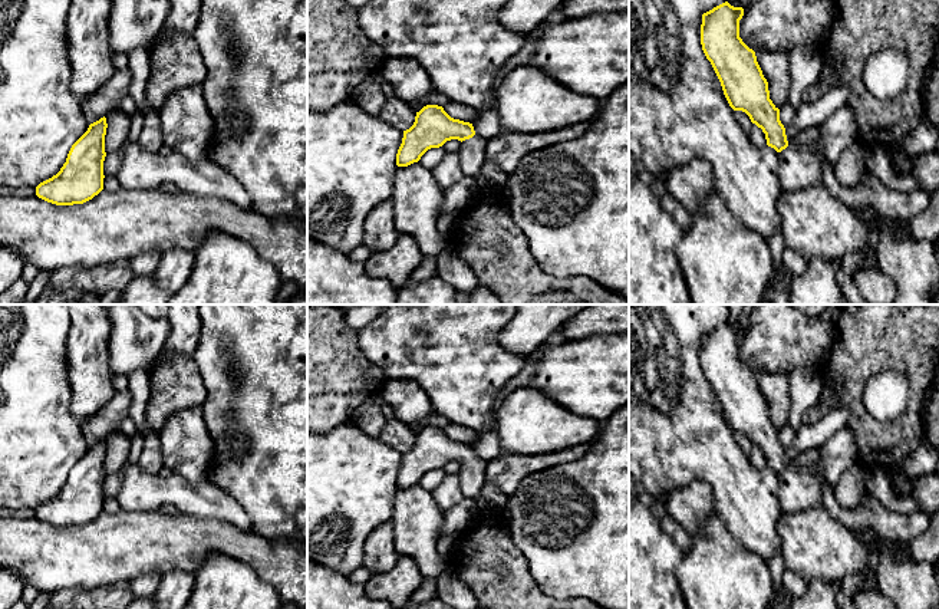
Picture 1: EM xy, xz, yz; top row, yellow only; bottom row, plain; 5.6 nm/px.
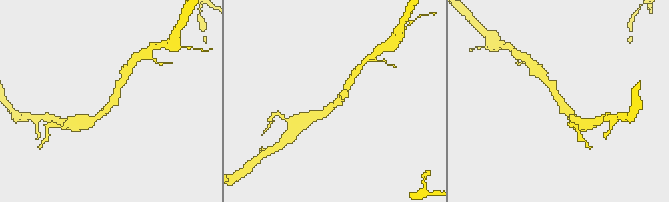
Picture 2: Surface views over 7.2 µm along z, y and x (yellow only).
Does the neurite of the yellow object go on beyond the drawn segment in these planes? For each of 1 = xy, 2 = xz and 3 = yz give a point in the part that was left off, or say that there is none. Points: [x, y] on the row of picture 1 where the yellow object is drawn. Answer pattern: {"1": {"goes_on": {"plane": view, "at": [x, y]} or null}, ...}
{"1": {"goes_on": null}, "2": {"goes_on": {"plane": "xz", "at": [473, 151]}}, "3": {"goes_on": {"plane": "yz", "at": [807, 137]}}}

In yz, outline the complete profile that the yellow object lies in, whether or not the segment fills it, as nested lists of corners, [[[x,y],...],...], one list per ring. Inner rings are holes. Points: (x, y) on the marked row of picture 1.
[[[728,1],[702,14],[701,45],[711,62],[734,111],[745,112],[762,129],[767,145],[781,152],[788,145],[817,147],[820,126],[813,125],[791,141],[780,121],[780,109],[770,99],[768,82],[757,62],[755,52],[739,37],[742,7]]]

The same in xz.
[[[438,105],[424,106],[416,112],[414,125],[403,131],[396,165],[408,167],[418,162],[428,149],[439,148],[451,139],[461,142],[459,167],[462,175],[477,178],[487,159],[487,141],[475,134],[472,124],[451,118]]]

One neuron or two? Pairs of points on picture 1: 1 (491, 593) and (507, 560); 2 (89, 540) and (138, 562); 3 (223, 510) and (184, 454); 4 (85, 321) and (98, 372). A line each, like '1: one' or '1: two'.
1: one
2: one
3: two
4: one

